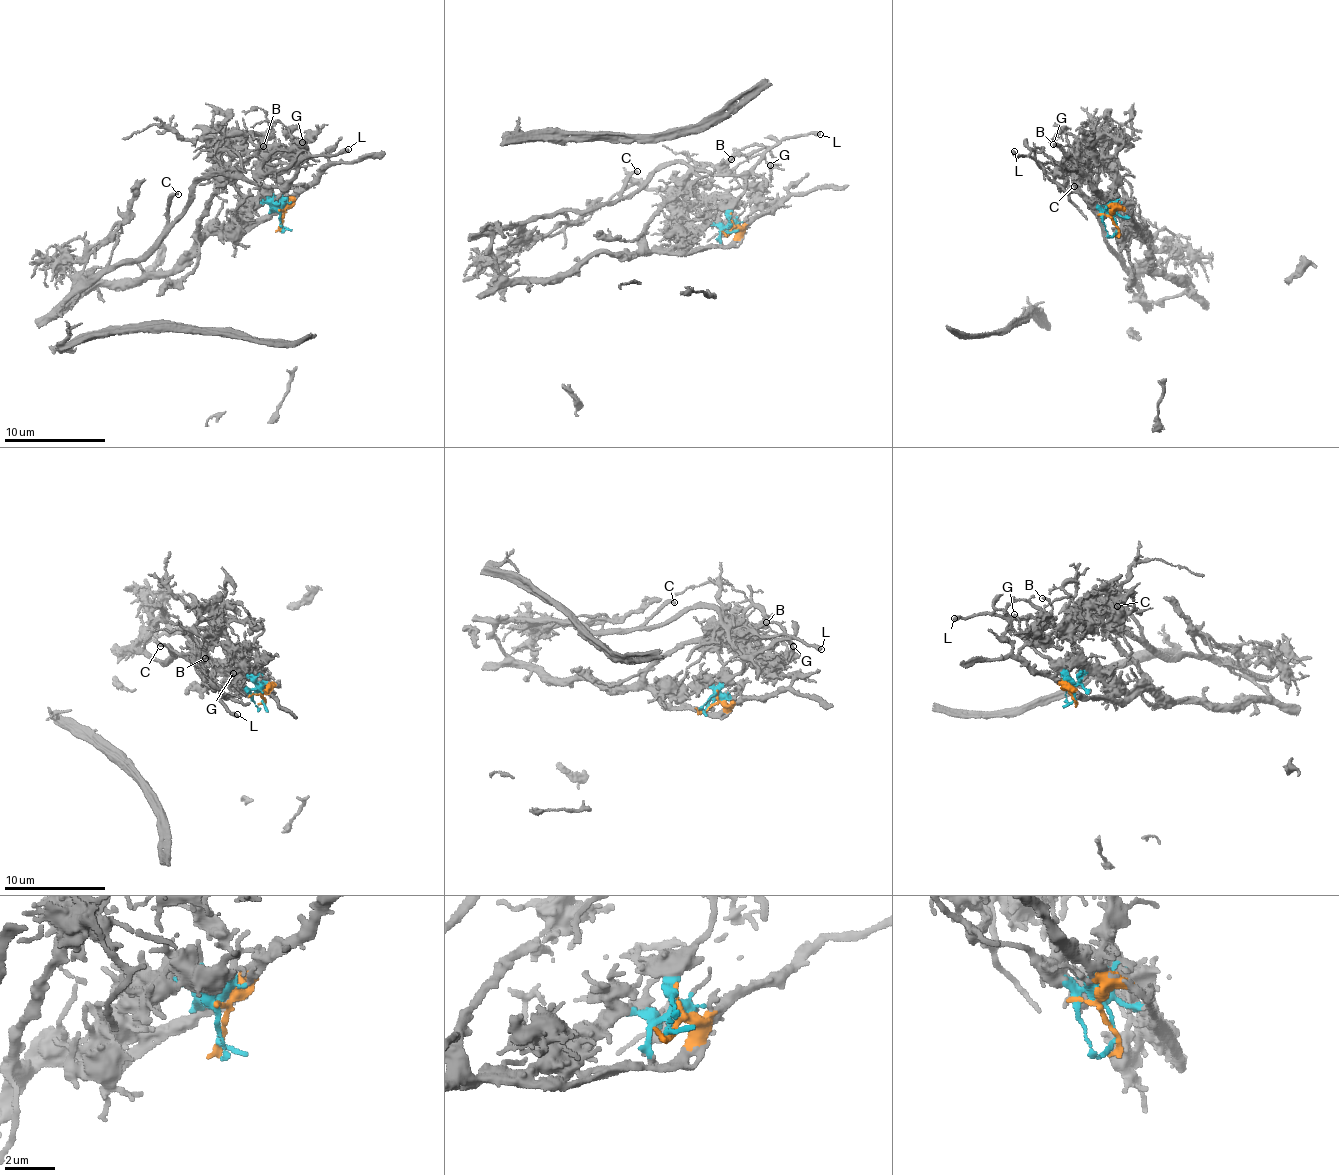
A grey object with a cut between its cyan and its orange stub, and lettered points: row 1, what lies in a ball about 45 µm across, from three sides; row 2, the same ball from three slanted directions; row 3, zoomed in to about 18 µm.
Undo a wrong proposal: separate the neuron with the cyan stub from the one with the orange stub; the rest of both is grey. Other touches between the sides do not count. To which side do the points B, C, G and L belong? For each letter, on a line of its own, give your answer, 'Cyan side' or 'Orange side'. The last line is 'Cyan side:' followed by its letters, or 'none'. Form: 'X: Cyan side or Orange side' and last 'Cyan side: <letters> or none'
B: Cyan side
C: Cyan side
G: Cyan side
L: Cyan side
Cyan side: B, C, G, L

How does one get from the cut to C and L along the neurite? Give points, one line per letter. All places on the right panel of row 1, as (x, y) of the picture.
C: (1117, 228), (1092, 188), (1096, 162), (1086, 170), (1061, 168), (1097, 215), (1097, 207), (1073, 185)
L: (1117, 228), (1110, 215), (1061, 185), (1043, 167), (1023, 154), (1013, 152)

